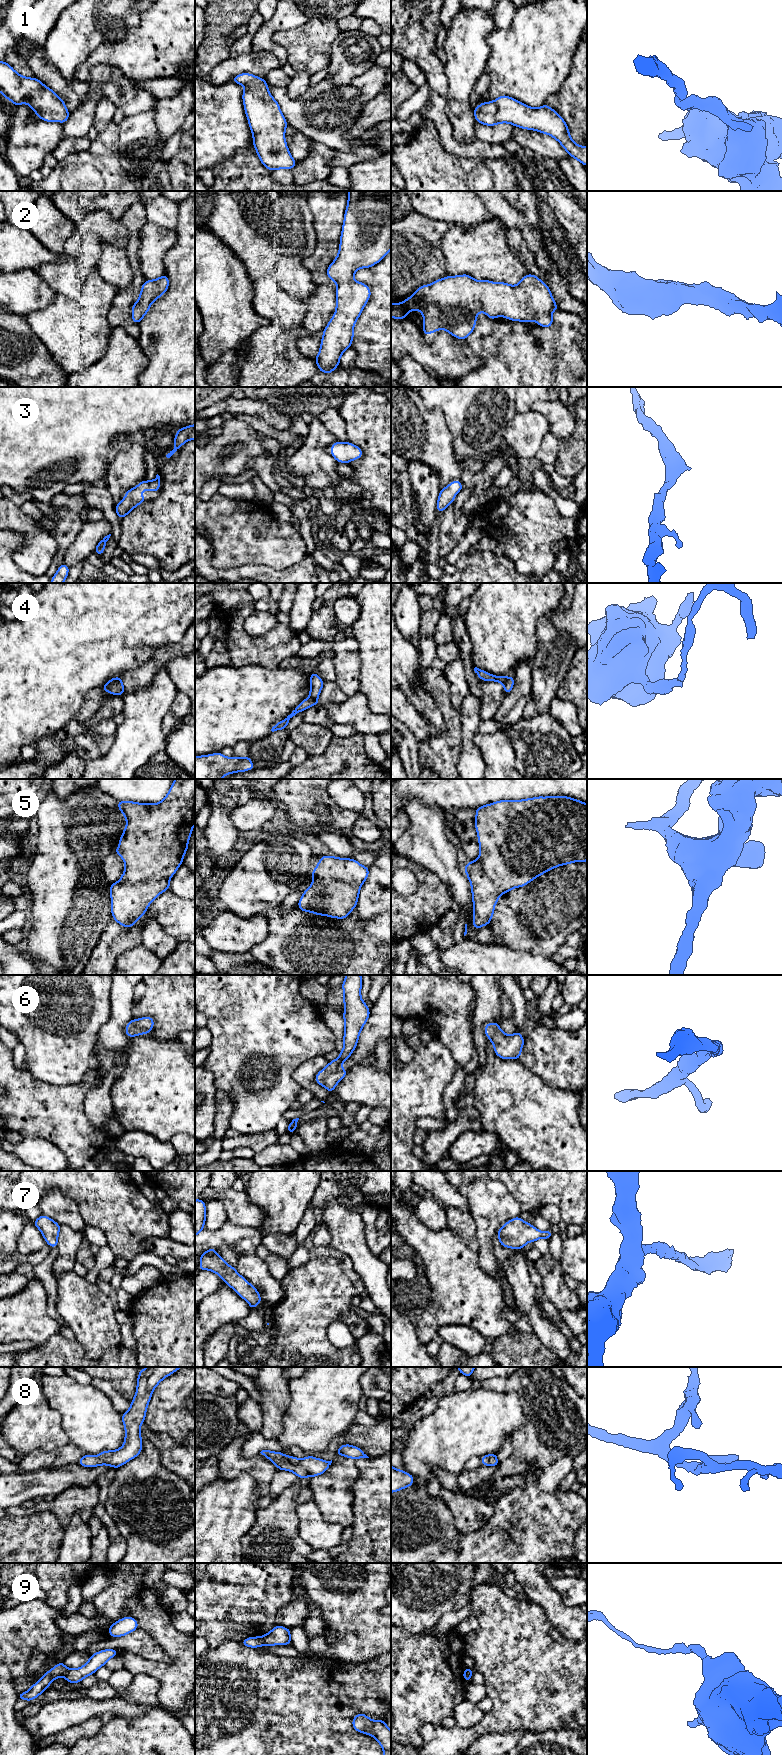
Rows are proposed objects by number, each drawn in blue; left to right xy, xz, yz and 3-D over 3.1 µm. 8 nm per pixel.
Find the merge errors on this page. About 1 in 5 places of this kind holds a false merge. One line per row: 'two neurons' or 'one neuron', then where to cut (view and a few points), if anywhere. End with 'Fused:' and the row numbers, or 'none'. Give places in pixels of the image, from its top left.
1: one neuron; cut none
2: one neuron; cut none
3: one neuron; cut none
4: two neurons; cut xz (310, 696), (316, 698)
5: one neuron; cut none
6: one neuron; cut none
7: one neuron; cut none
8: one neuron; cut none
9: two neurons; cut xz (261, 1637), (264, 1644)
Fused: 4, 9

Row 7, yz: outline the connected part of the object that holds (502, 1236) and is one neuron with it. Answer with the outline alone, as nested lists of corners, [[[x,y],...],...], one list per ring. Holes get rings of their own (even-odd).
[[[520,1216],[506,1222],[497,1232],[500,1244],[512,1249],[523,1249],[528,1242],[545,1238],[549,1240],[553,1233],[551,1230],[539,1231],[530,1223],[524,1222]]]

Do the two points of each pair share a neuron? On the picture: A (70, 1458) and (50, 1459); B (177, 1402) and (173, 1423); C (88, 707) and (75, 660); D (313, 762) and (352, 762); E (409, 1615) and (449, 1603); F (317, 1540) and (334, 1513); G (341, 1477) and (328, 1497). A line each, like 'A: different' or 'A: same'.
A: same
B: same
C: different
D: same
E: same
F: different
G: same

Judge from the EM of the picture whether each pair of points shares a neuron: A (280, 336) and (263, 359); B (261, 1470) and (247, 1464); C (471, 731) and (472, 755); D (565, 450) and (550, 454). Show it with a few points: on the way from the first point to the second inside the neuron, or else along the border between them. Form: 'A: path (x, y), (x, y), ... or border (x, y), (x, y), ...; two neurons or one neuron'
A: path (280, 342), (269, 353); one neuron
B: path (258, 1467), (250, 1465); one neuron
C: path (469, 737), (469, 749); one neuron
D: border (560, 441), (558, 456), (553, 464); two neurons

